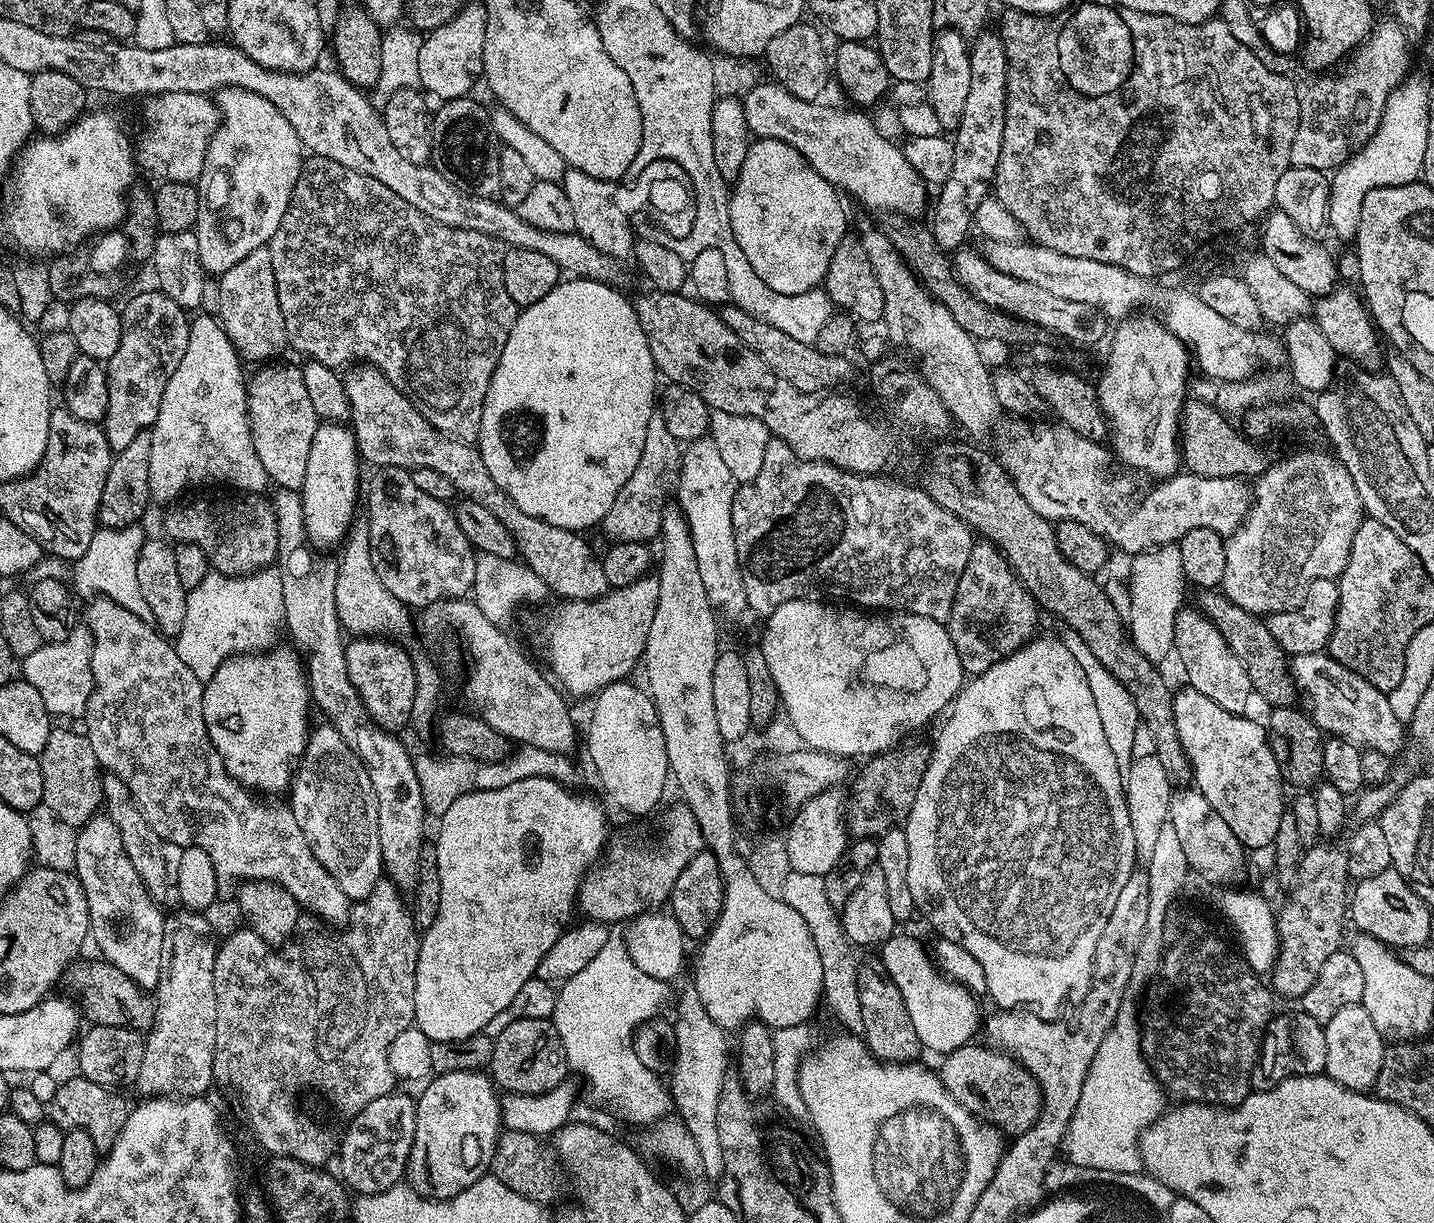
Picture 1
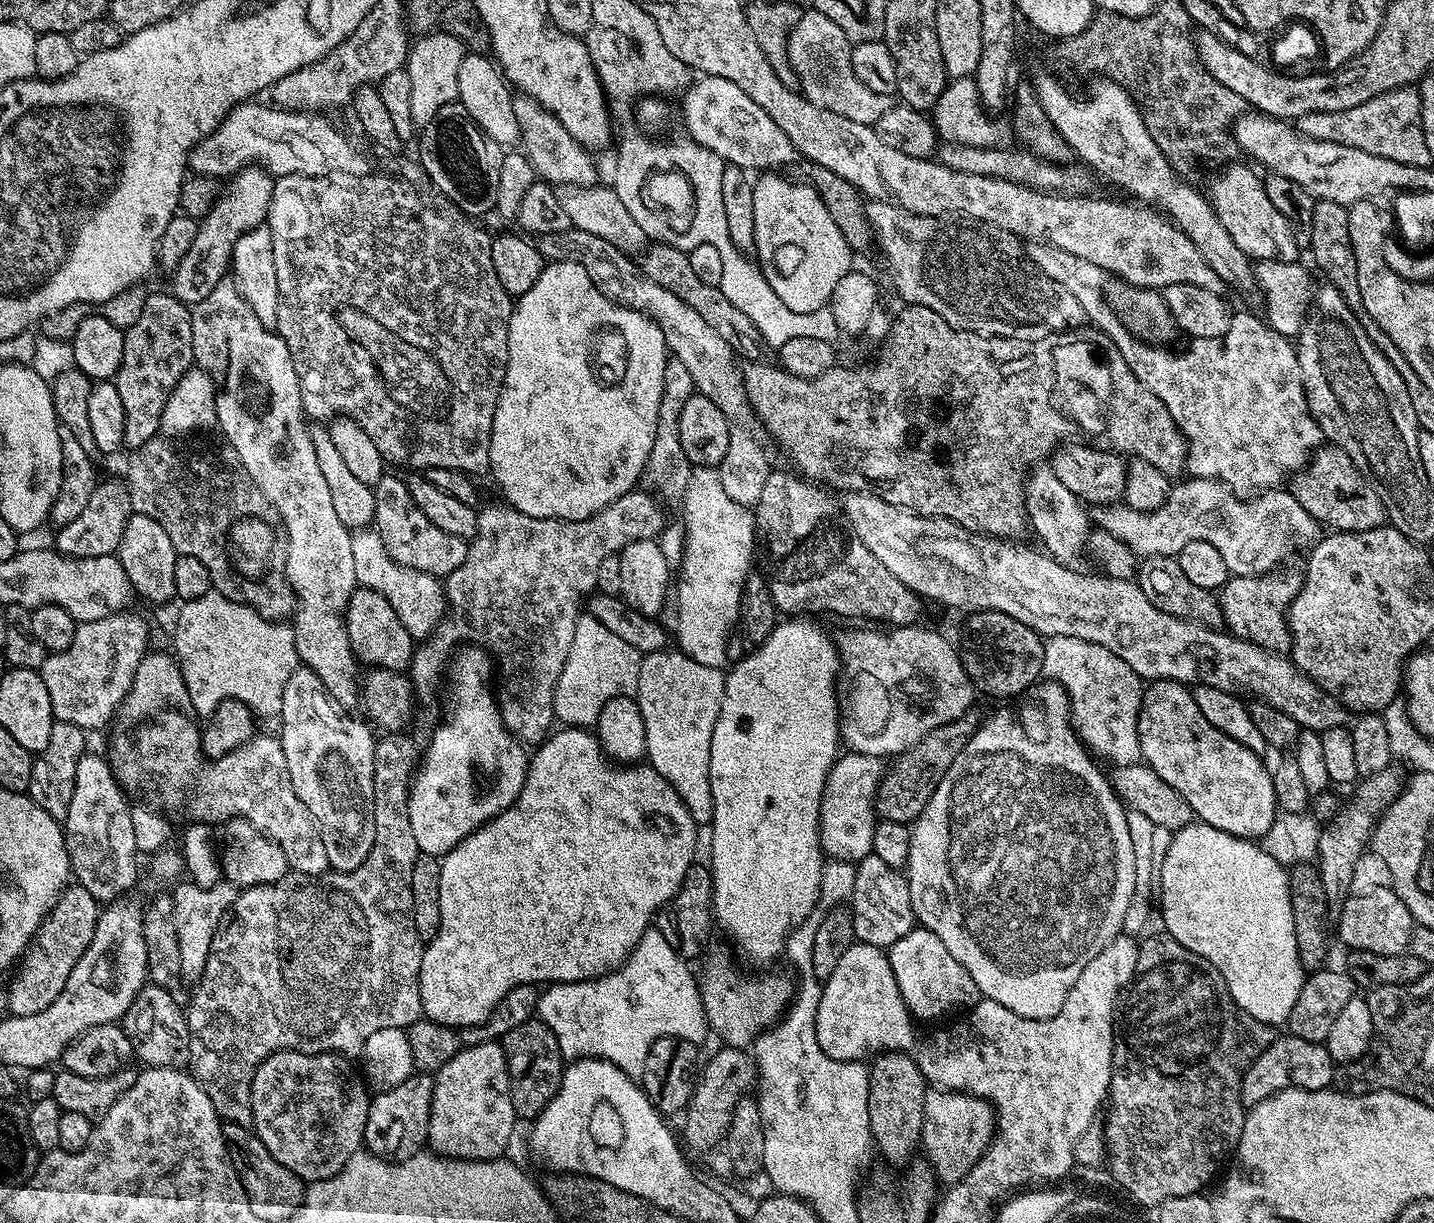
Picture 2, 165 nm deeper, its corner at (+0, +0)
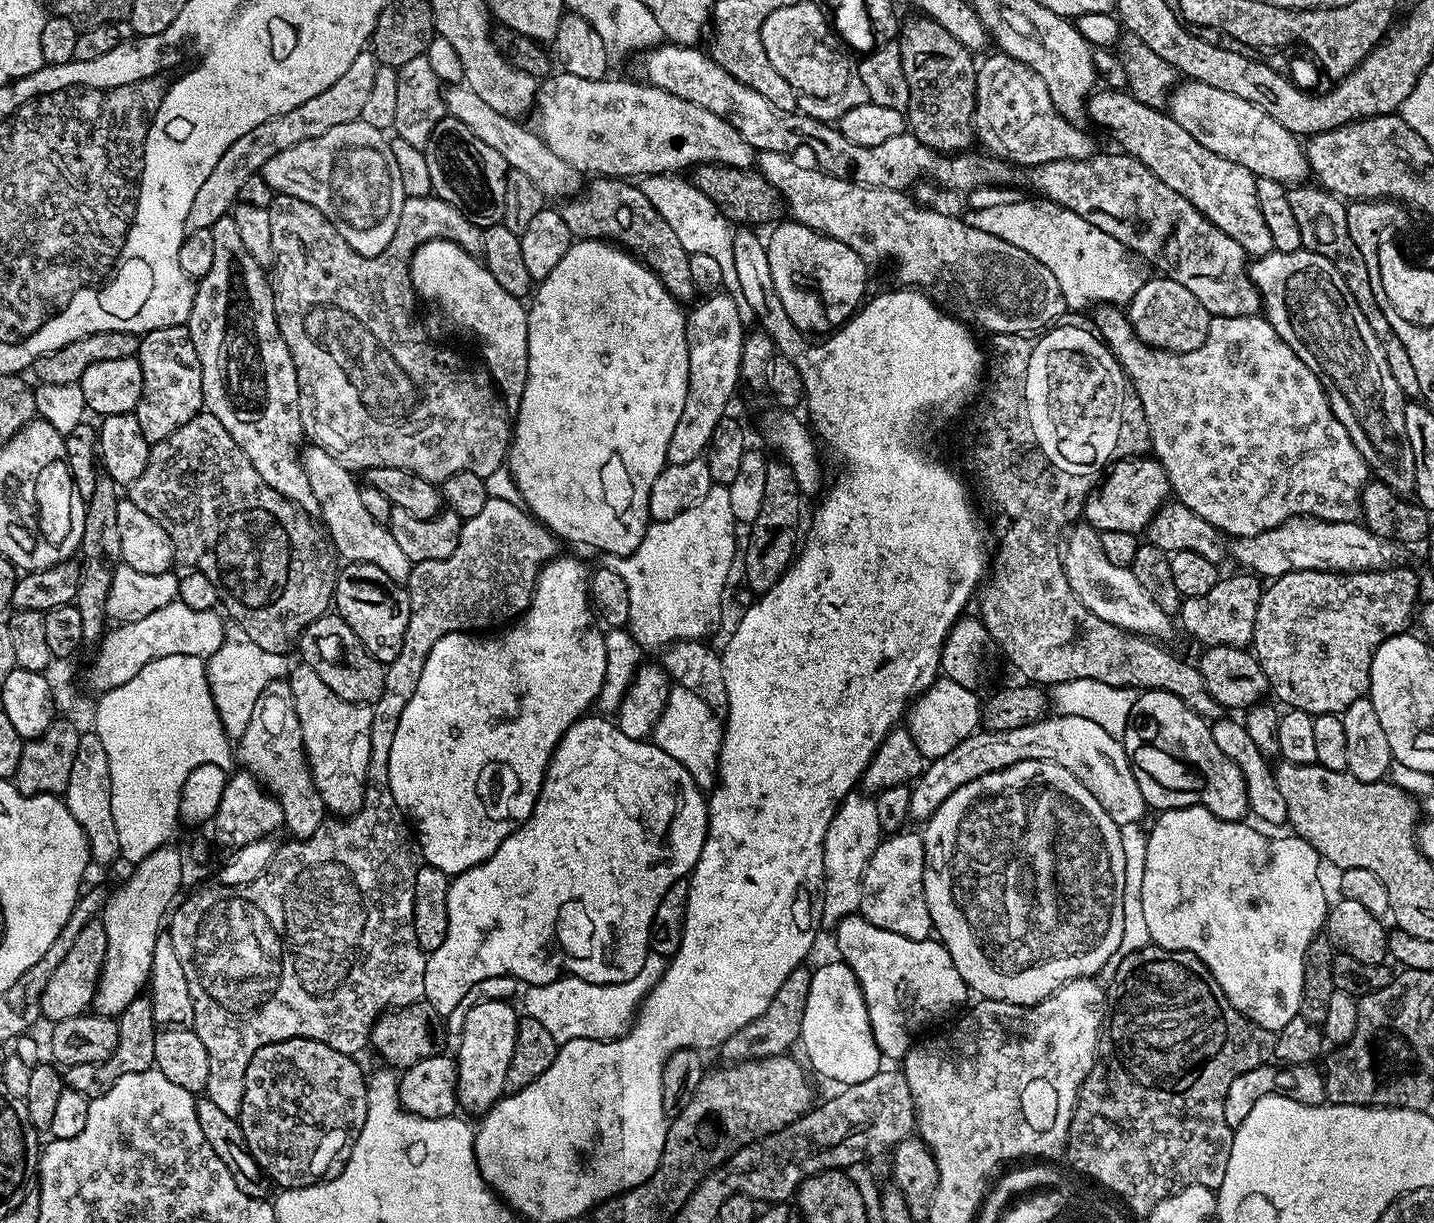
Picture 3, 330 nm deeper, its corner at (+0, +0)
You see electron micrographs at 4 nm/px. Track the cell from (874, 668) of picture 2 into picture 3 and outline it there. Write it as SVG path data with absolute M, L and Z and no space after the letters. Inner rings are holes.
M937 678L923 694L912 701L906 713L906 727L924 757L935 758L950 754L958 742L973 735L981 727L982 700L976 696L975 691L950 679Z

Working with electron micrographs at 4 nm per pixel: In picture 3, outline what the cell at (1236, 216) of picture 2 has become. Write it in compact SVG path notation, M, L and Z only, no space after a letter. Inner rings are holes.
M1093 91L1088 98L1086 116L1089 121L1092 119L1102 131L1109 132L1121 144L1117 145L1127 155L1138 158L1138 162L1142 162L1155 176L1162 178L1162 182L1166 182L1170 190L1178 190L1178 194L1182 194L1182 198L1186 198L1186 202L1195 206L1207 220L1214 222L1218 230L1230 234L1230 238L1234 238L1234 242L1238 242L1238 246L1242 246L1242 250L1249 257L1264 256L1273 251L1274 238L1270 238L1270 230L1262 219L1262 210L1258 210L1258 198L1256 197L1258 178L1250 170L1246 170L1246 166L1238 166L1238 162L1230 162L1230 158L1222 158L1222 154L1214 154L1214 150L1206 150L1202 142L1194 142L1194 138L1186 134L1186 130L1182 130L1178 122L1174 122L1171 114L1138 102L1132 96L1131 91L1100 91Z

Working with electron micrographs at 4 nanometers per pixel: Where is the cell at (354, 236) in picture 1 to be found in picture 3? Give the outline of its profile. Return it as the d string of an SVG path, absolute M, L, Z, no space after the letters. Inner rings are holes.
M279 194L273 195L270 206L270 235L274 238L274 258L272 264L276 268L274 272L274 295L276 297L276 321L280 327L282 338L290 350L290 358L294 358L294 370L298 378L298 410L302 418L305 437L315 447L326 450L334 462L342 462L349 470L367 470L378 466L398 466L398 470L410 470L410 474L418 474L418 478L426 478L431 484L441 485L450 474L459 472L469 472L479 476L489 476L494 474L494 470L505 467L508 459L508 450L512 438L513 421L510 419L510 409L504 402L504 397L500 395L497 387L492 382L492 377L488 375L487 368L479 363L471 364L464 356L459 356L456 352L451 352L448 348L435 348L428 341L428 336L424 333L422 325L416 321L416 304L418 297L412 289L412 270L410 261L413 252L421 248L426 242L431 240L449 240L462 250L473 254L483 253L482 238L484 229L479 228L462 210L454 210L450 202L442 202L437 196L410 196L405 199L402 206L402 214L398 218L398 228L390 246L382 250L382 254L377 256L363 256L358 254L345 240L342 234L326 217L310 202L302 202L298 198L290 198Z

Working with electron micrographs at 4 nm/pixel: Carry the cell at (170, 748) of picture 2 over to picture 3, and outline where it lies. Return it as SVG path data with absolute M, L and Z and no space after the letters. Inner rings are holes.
M287 679L270 682L270 686L266 686L266 690L258 694L258 702L254 702L254 714L250 714L246 734L238 737L234 756L239 767L260 781L280 803L284 828L292 831L291 835L295 839L304 840L324 823L326 809L308 769L302 730Z

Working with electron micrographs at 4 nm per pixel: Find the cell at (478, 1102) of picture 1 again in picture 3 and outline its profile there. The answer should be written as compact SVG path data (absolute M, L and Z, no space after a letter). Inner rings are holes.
M507 1000L478 1002L478 1006L474 1006L470 1014L466 1014L464 1029L458 1037L457 1044L460 1045L454 1051L454 1059L458 1070L456 1102L463 1111L465 1108L469 1112L469 1117L483 1116L505 1095L504 1079L506 1070L510 1070L510 1058L514 1058L518 1023L518 1015L516 1016L512 1007Z

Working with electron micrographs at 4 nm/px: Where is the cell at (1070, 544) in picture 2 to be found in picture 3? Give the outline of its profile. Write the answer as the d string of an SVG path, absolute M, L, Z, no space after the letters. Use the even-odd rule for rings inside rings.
M1077 522L1067 529L1066 539L1062 544L1064 557L1064 573L1070 582L1070 590L1074 590L1076 597L1086 606L1086 610L1093 612L1102 622L1110 622L1126 632L1139 634L1147 638L1168 636L1174 628L1174 620L1169 613L1158 606L1146 594L1142 582L1134 578L1131 568L1119 568L1106 558L1102 551L1100 533L1087 522Z

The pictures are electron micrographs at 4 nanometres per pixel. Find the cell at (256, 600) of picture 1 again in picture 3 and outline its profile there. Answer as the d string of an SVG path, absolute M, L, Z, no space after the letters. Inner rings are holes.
M232 626L225 631L222 646L207 657L208 685L214 698L214 706L218 710L218 718L230 738L238 738L246 734L246 726L250 723L250 714L254 714L254 702L258 702L258 694L270 686L270 682L282 680L290 671L289 657L283 652L262 650L258 642L253 642L250 634L239 626Z

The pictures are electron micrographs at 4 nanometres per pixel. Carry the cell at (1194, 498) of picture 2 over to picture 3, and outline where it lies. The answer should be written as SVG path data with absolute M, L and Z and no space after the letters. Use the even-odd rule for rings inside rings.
M1296 516L1257 536L1237 536L1231 543L1230 556L1244 567L1241 569L1260 578L1275 578L1298 570L1376 572L1379 568L1395 565L1396 555L1402 552L1401 545L1383 540L1356 520L1330 522L1316 520L1313 516Z

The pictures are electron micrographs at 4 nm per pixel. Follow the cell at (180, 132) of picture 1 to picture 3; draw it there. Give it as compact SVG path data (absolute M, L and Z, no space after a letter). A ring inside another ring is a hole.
M362 119L351 120L274 154L264 164L262 175L273 193L310 202L358 254L377 256L390 246L406 199L398 162L394 162L389 137L384 136Z

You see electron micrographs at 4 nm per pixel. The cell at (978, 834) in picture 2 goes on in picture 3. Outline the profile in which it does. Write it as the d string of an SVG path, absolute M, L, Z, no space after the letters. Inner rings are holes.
M1027 760L974 778L966 782L966 786L958 786L958 790L954 790L954 794L950 794L950 798L938 806L936 813L923 825L922 835L924 889L932 927L940 943L946 946L950 958L954 958L958 974L962 974L977 997L1001 1000L1007 1004L1041 1004L1066 982L1103 973L1106 962L1116 955L1118 942L1122 942L1122 894L1126 886L1126 857L1122 854L1120 825L1110 818L1110 814L1106 814L1106 810L1102 810L1098 798L1094 798L1094 794L1090 794L1090 790L1086 790L1086 786L1082 786L1082 782L1078 782L1070 770L1054 762Z

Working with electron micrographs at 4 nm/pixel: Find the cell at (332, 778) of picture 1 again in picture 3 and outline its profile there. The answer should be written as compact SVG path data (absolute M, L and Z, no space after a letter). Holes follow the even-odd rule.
M303 662L297 665L289 671L286 679L302 730L308 769L325 809L336 818L350 817L364 804L368 767L372 761L371 707L338 698L338 694L314 674L310 665Z

